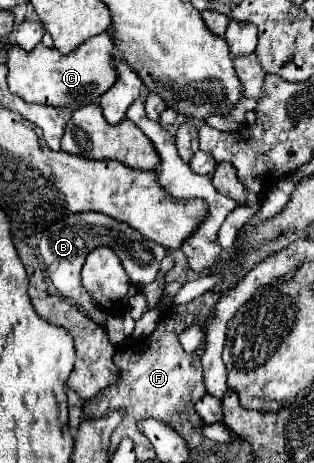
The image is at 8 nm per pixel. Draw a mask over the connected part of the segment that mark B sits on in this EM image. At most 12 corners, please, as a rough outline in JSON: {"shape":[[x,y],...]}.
{"shape":[[101,212],[55,220],[39,240],[49,278],[99,324],[85,256],[111,246],[137,288],[165,248]]}

